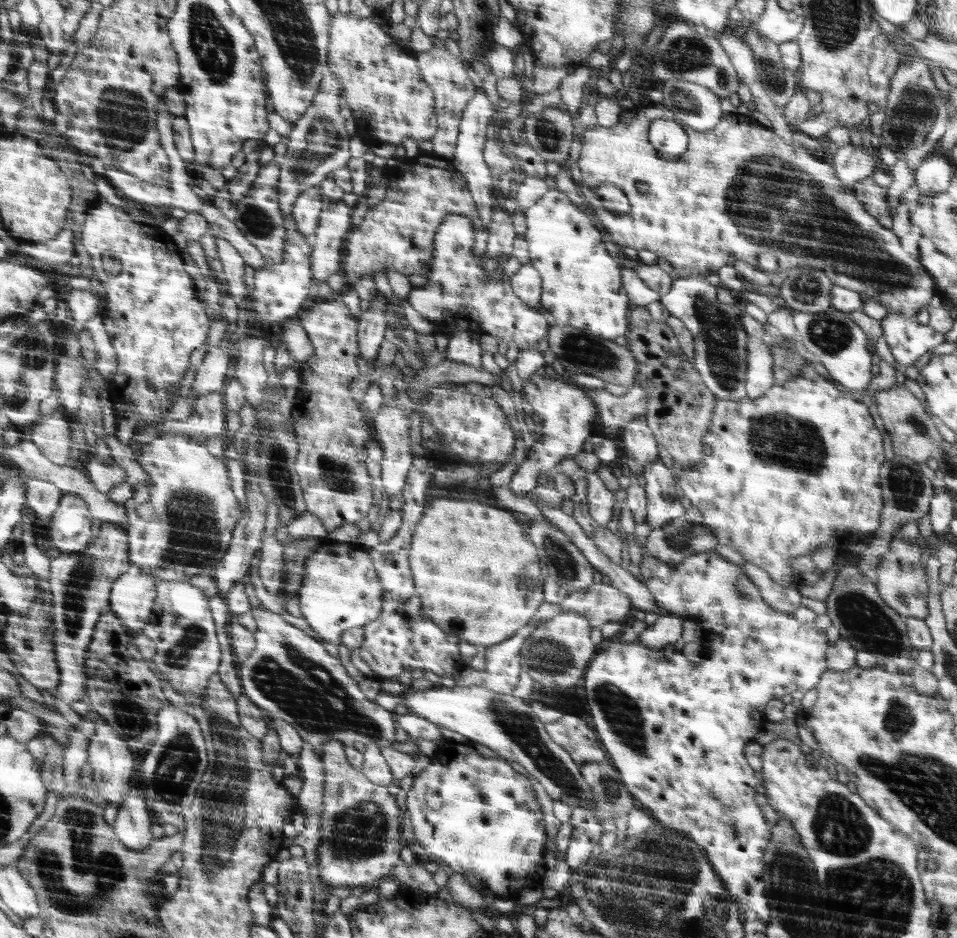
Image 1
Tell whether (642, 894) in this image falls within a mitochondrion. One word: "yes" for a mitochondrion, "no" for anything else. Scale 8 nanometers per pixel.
yes

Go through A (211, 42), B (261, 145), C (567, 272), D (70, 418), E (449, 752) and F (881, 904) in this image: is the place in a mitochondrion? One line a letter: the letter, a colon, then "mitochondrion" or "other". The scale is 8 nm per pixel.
A: mitochondrion
B: other
C: other
D: other
E: other
F: mitochondrion

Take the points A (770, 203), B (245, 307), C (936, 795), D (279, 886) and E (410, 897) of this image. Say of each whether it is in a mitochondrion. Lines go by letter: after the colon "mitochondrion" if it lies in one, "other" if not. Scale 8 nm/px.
A: mitochondrion
B: other
C: mitochondrion
D: other
E: other

